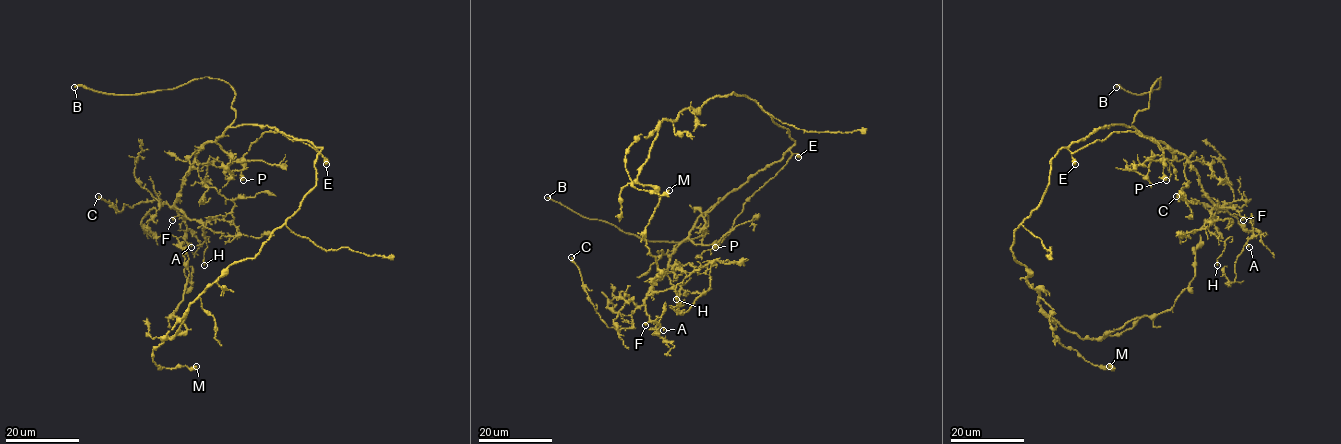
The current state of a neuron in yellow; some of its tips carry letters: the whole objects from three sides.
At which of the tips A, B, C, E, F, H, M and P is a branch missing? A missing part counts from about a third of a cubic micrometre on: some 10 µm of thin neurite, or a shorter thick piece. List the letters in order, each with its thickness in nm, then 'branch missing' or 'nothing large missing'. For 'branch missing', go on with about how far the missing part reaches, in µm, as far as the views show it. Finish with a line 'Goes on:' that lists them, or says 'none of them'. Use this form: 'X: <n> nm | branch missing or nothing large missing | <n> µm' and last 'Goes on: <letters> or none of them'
A: 120 nm | nothing large missing
B: 200 nm | branch missing | 20 µm
C: 190 nm | nothing large missing
E: 600 nm | branch missing | 15 µm
F: 400 nm | nothing large missing
H: 120 nm | nothing large missing
M: 360 nm | nothing large missing
P: 480 nm | nothing large missing
Goes on: B, E

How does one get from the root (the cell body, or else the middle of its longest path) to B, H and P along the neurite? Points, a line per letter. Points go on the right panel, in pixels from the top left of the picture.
B: (1049, 183), (1050, 160), (1061, 148), (1105, 126), (1131, 127), (1160, 77), (1159, 88), (1149, 92), (1116, 87)
H: (1049, 183), (1054, 155), (1099, 127), (1163, 141), (1214, 206), (1205, 226), (1225, 245), (1217, 265)
P: (1049, 183), (1050, 160), (1061, 148), (1111, 125), (1133, 127), (1157, 142), (1166, 180)

